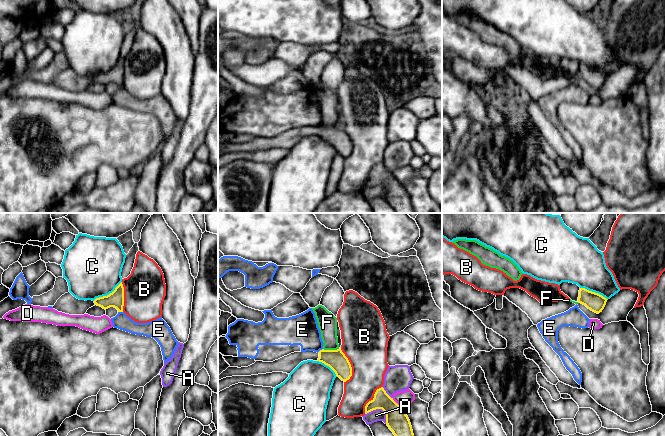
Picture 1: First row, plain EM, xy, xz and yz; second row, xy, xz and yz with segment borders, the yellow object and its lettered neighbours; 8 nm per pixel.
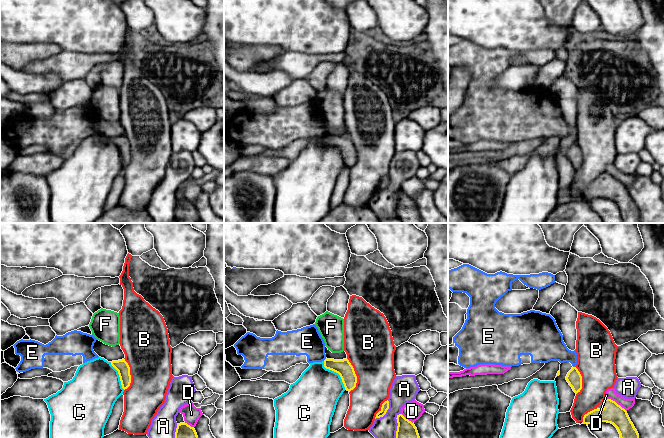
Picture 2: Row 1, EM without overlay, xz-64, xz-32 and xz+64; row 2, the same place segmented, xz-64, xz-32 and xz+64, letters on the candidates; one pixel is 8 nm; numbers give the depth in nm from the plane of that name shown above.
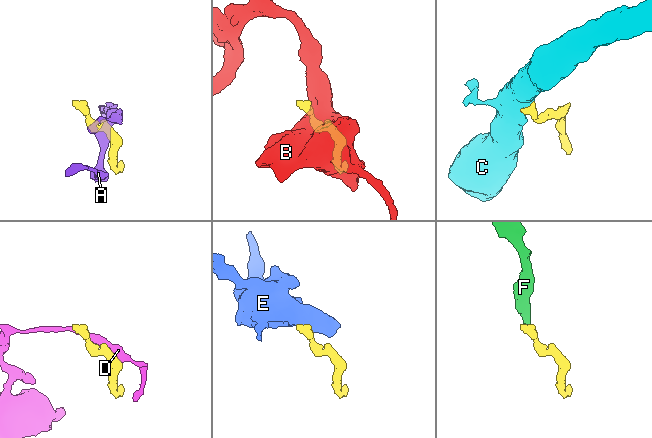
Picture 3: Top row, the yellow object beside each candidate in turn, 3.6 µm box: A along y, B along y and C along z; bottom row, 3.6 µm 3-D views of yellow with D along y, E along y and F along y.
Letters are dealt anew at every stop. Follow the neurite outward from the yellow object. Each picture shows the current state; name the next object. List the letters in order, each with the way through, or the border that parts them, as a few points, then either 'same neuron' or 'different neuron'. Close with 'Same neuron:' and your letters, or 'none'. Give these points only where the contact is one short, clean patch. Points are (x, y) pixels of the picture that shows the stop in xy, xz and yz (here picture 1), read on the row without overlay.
A: border along xz (365, 190), (381, 185), (385, 189), (386, 199); different neuron
B: different neuron
C: border along xy (121, 57), (111, 68), (96, 73), (93, 76); different neuron
D: different neuron
E: different neuron
F: border along xz (338, 124), (324, 126); different neuron
Same neuron: none

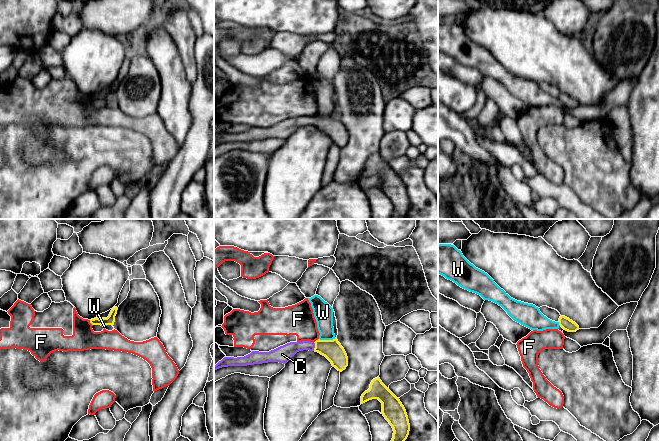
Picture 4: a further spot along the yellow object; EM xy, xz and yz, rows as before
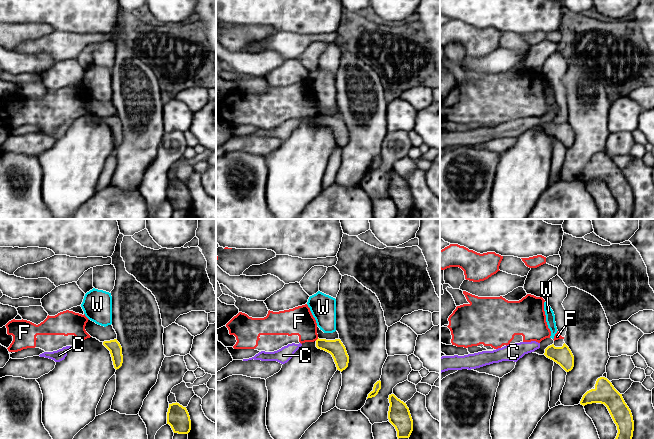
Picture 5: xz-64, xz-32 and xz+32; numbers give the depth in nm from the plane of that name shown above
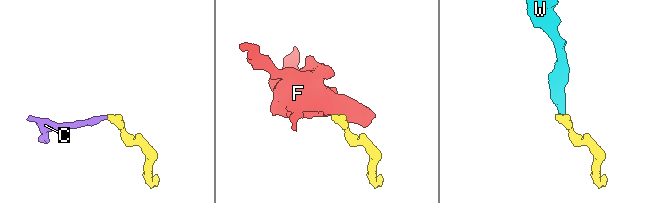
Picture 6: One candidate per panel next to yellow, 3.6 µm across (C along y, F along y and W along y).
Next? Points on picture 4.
C: runs through xz (331, 125), (315, 122), (296, 122), (286, 128); same neuron
F: different neuron
W: border along xz (334, 114), (320, 116); different neuron
Same neuron: C

